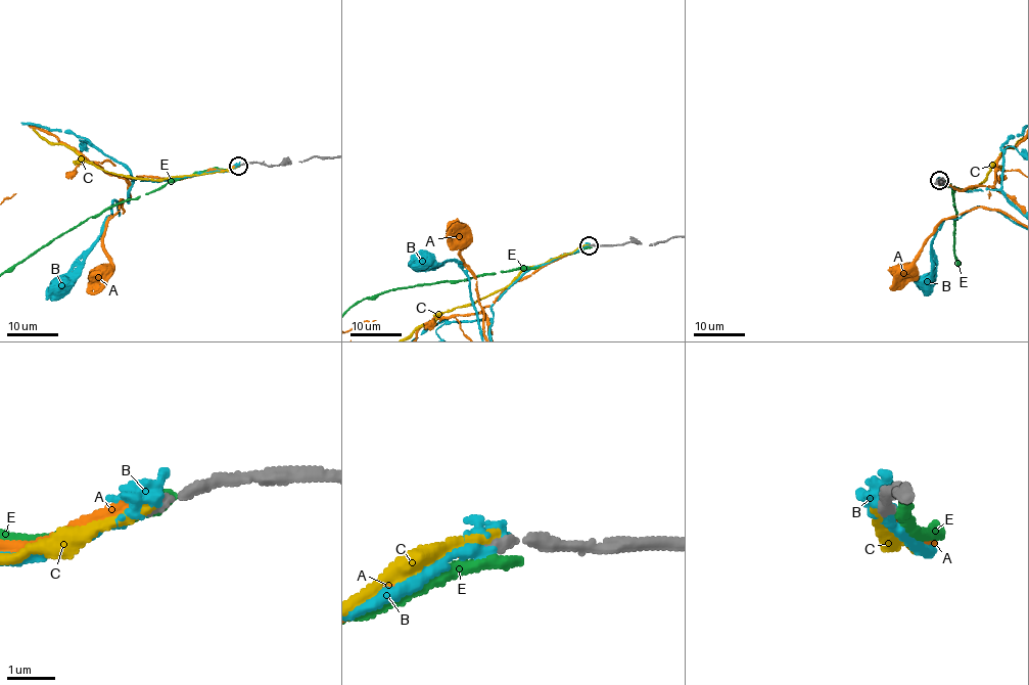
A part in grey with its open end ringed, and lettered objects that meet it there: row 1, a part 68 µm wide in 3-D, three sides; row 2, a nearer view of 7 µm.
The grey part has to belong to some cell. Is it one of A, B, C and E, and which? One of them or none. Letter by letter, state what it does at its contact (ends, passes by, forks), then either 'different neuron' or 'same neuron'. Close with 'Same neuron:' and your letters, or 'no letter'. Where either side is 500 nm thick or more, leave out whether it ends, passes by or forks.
A: it ends there; different neuron
B: it ends there; same neuron
C: it ends there; different neuron
E: it ends there; different neuron
Same neuron: B

